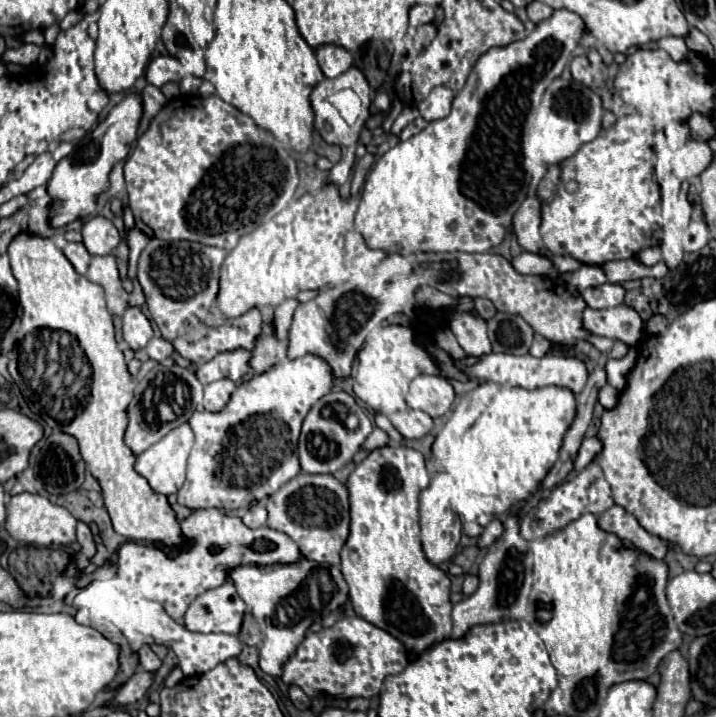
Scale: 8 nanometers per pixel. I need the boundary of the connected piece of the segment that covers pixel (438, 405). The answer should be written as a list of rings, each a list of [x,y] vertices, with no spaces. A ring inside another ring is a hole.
[[[419,375],[411,381],[407,393],[407,405],[411,409],[421,409],[427,415],[441,417],[445,415],[455,401],[455,391],[443,377],[433,375]]]

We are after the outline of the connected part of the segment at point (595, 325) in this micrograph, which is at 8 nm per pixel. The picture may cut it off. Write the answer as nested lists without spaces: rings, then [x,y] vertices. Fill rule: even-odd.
[[[619,305],[611,309],[585,309],[583,327],[593,335],[603,335],[609,339],[623,341],[627,347],[635,347],[643,337],[643,321],[639,313],[629,305]]]

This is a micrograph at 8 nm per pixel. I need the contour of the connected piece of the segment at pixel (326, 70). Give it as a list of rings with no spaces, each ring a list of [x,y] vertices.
[[[323,45],[315,51],[315,55],[325,77],[337,77],[353,65],[353,55],[337,45]]]

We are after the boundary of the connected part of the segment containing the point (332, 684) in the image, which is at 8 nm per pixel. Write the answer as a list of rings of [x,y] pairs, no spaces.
[[[345,608],[343,615],[333,627],[309,633],[295,653],[283,663],[281,679],[287,687],[301,687],[309,697],[331,697],[331,699],[351,699],[351,697],[375,697],[381,691],[383,679],[387,675],[397,675],[407,665],[405,647],[387,631],[367,623],[361,617],[351,617],[352,608]]]

